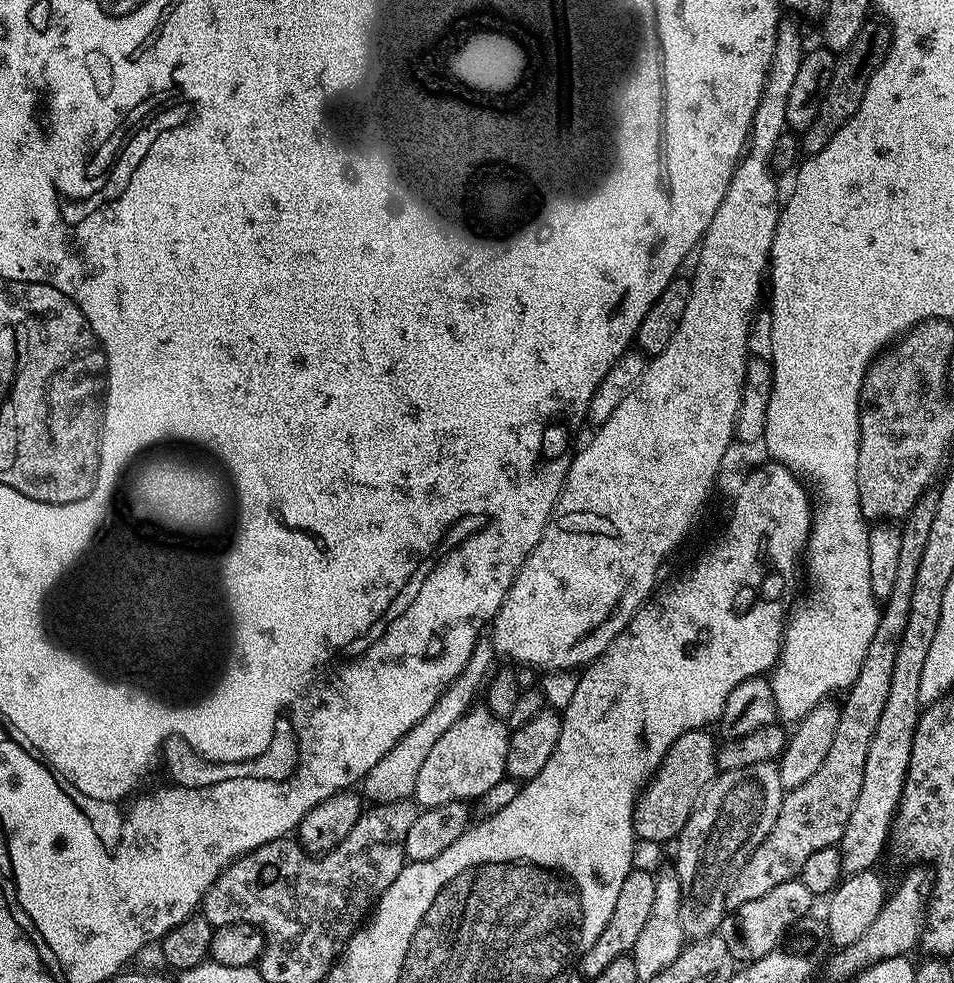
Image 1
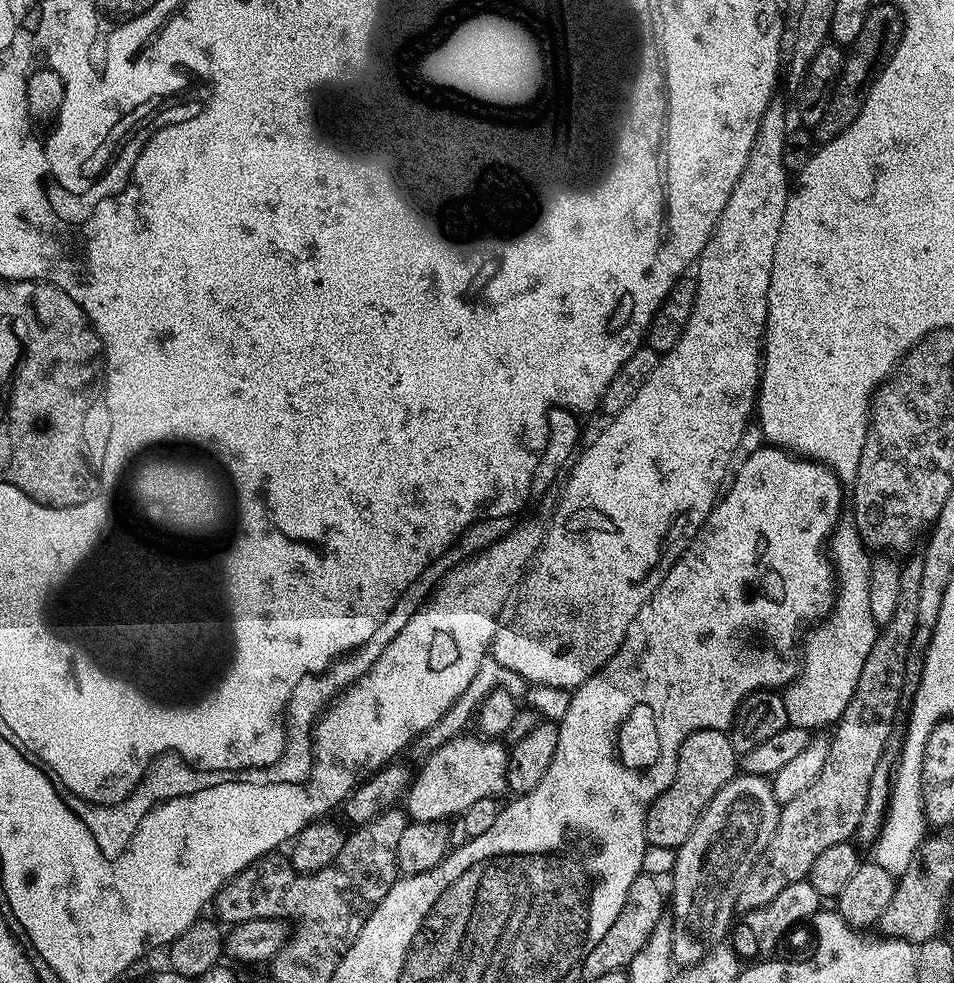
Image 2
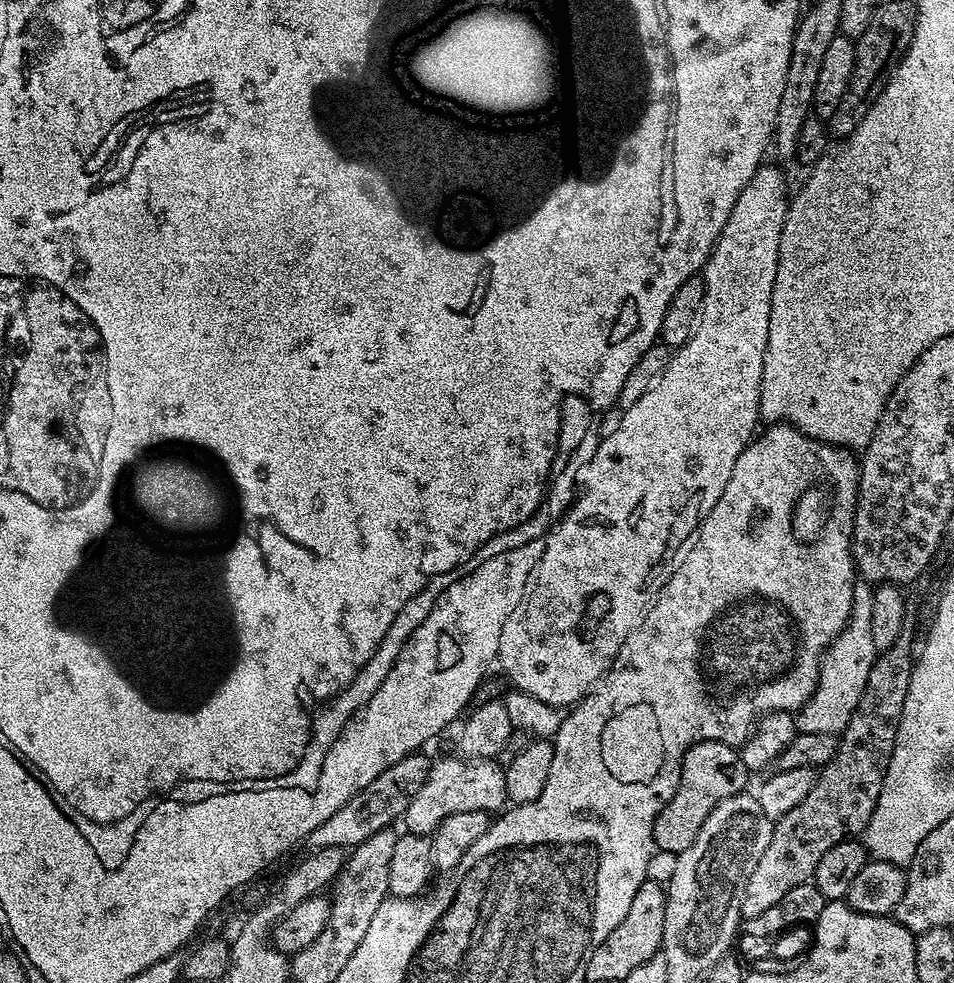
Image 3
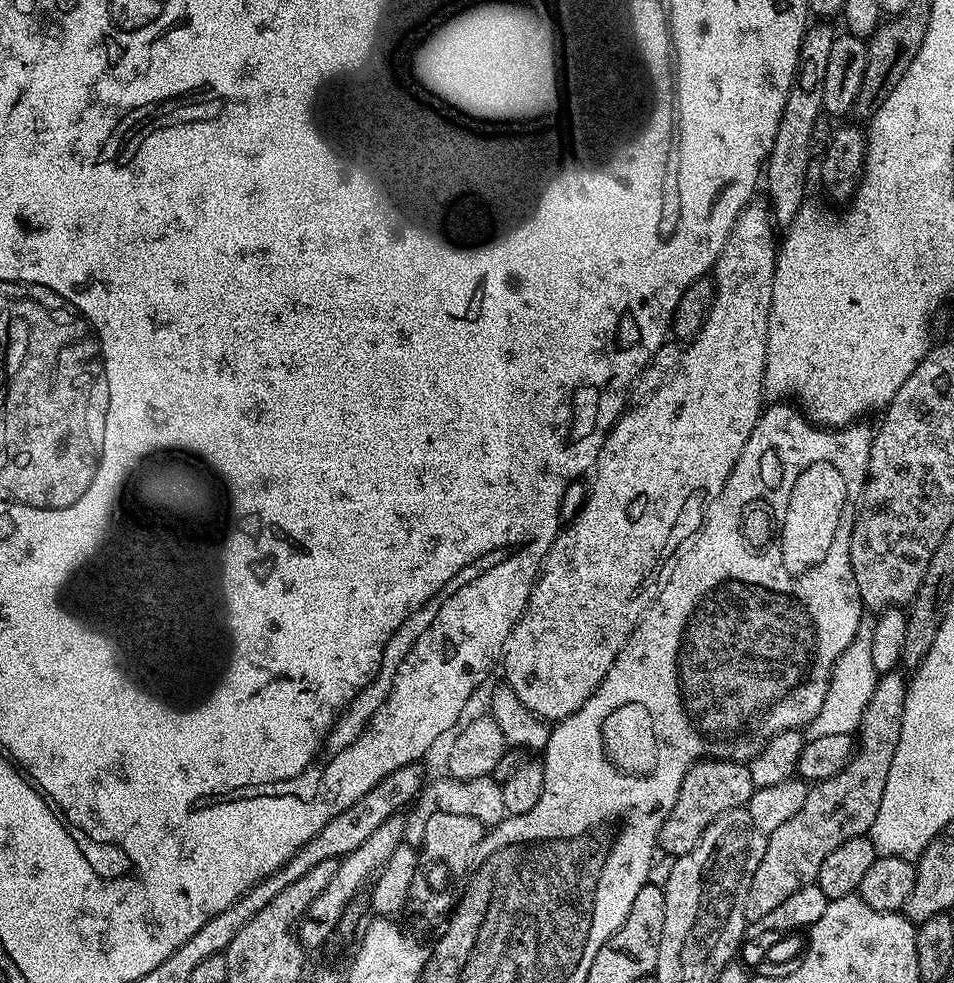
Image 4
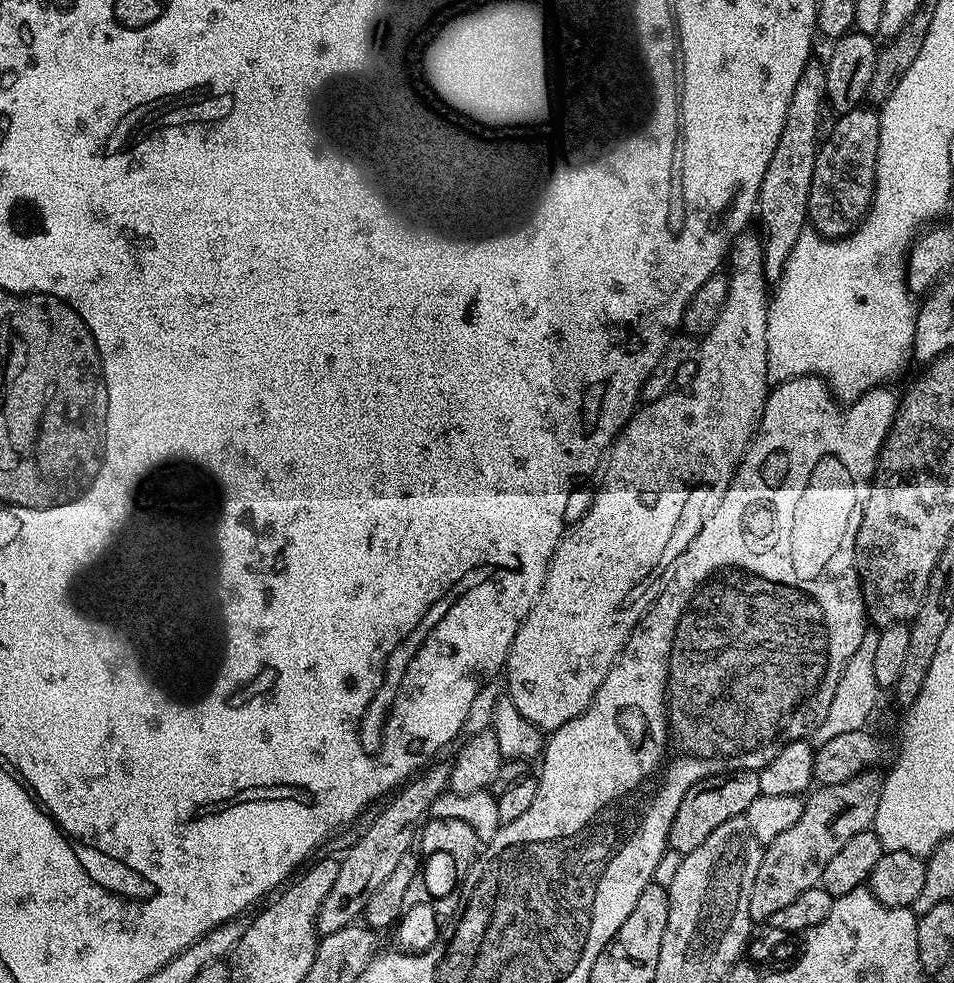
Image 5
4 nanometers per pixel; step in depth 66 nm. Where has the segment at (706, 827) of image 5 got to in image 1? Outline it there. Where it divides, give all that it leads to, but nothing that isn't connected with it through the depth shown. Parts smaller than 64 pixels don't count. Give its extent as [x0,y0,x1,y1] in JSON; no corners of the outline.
[634,730,718,846]

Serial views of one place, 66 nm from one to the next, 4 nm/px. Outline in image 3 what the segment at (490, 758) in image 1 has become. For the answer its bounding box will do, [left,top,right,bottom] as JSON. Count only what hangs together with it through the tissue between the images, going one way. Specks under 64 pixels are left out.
[402,758,509,837]

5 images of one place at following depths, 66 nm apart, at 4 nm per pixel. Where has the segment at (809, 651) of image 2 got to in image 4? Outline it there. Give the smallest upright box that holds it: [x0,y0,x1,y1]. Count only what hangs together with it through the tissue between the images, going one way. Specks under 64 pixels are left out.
[806,614,877,738]

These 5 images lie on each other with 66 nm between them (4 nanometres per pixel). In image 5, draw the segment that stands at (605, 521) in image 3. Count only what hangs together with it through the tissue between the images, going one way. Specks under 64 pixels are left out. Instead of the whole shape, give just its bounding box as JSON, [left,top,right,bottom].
[506,230,770,733]

